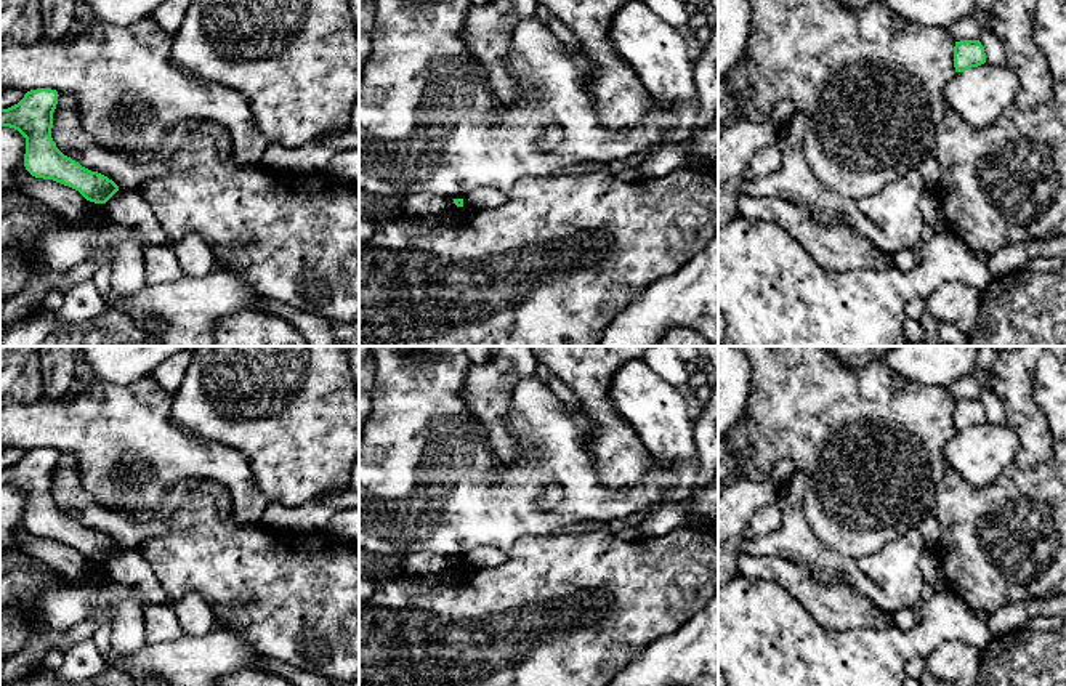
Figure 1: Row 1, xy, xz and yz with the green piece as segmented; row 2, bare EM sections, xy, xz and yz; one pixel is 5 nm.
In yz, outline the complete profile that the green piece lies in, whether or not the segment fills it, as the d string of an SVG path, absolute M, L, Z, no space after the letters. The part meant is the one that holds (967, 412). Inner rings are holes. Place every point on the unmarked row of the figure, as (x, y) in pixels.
M960 399L954 406L955 431L965 431L986 422L984 406L979 399Z

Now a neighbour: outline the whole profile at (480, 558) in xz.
M474 548L463 556L463 566L470 569L499 567L507 561L507 558L508 553L497 548Z

